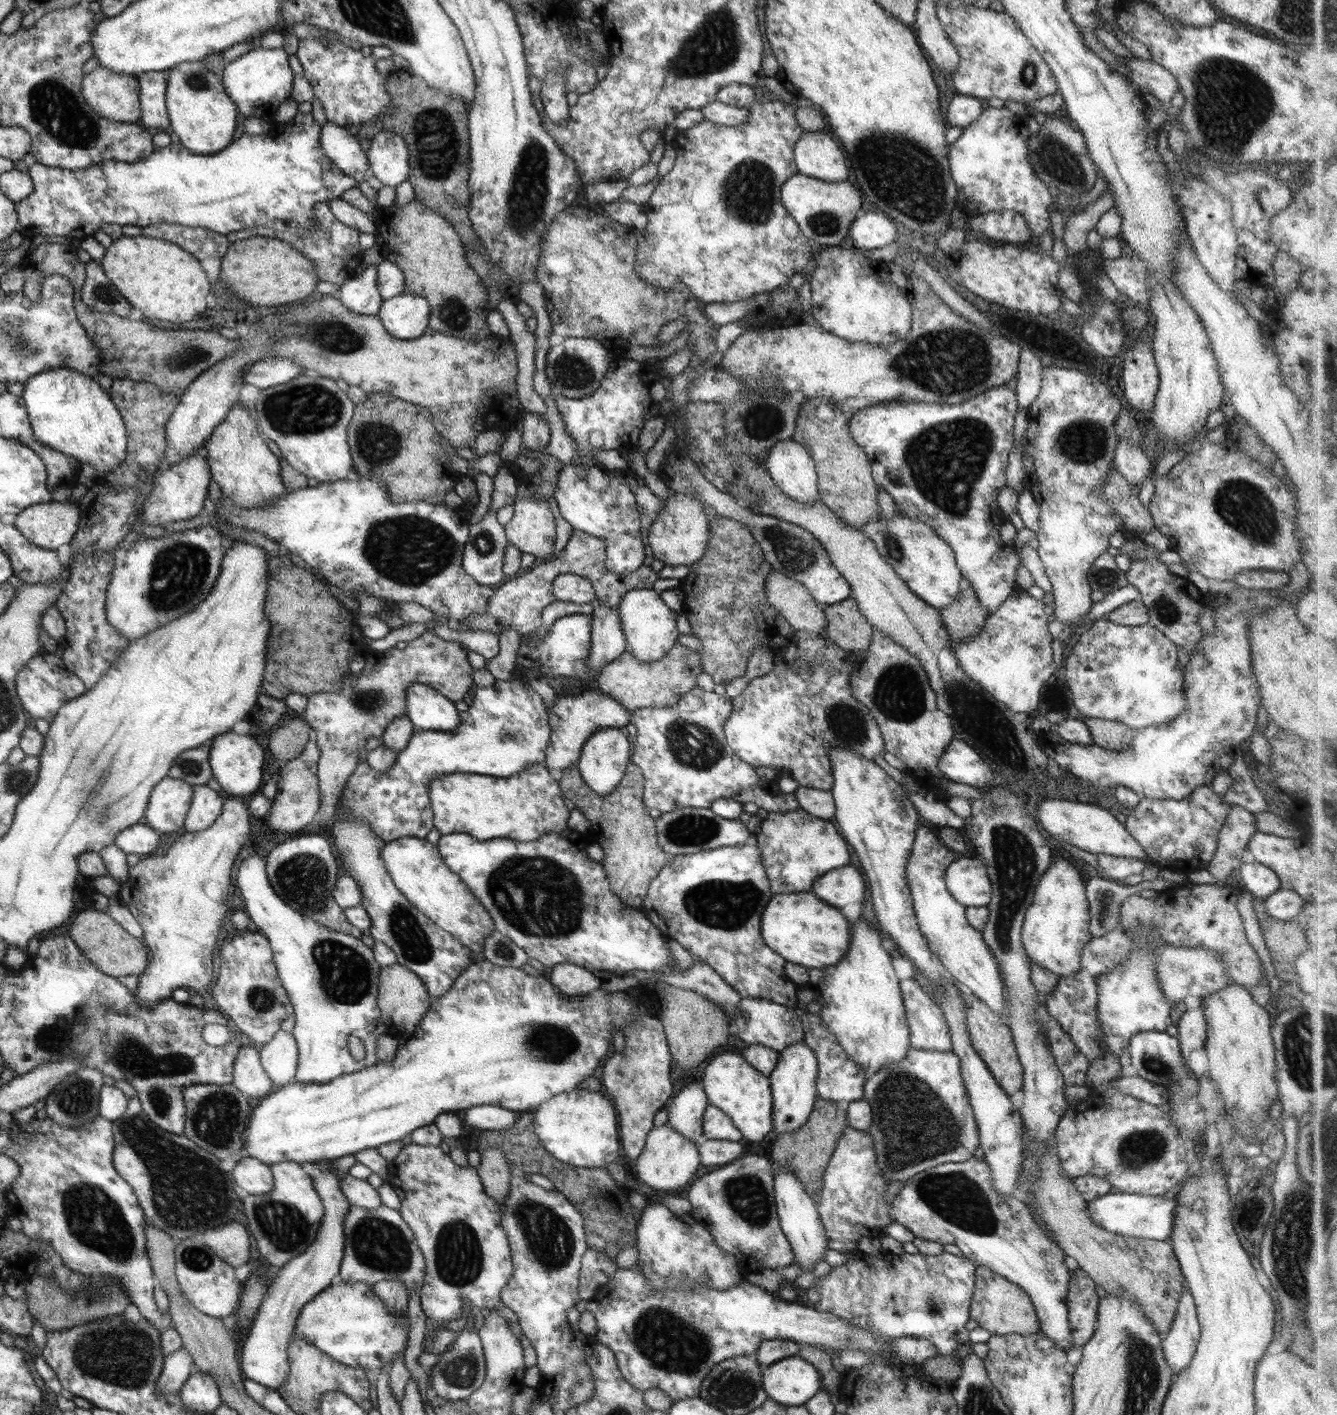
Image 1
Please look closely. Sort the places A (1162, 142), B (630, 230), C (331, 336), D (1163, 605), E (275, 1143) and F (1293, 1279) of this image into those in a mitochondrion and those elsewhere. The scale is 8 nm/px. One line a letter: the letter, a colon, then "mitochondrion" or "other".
A: other
B: other
C: mitochondrion
D: mitochondrion
E: other
F: mitochondrion

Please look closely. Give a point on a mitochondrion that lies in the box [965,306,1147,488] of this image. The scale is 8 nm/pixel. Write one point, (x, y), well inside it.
(1082, 440)

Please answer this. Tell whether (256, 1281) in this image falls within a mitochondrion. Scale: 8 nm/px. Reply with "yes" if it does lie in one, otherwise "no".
yes

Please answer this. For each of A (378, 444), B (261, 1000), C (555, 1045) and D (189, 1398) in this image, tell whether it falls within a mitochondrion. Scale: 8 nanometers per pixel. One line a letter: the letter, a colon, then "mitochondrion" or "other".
A: mitochondrion
B: mitochondrion
C: mitochondrion
D: other

